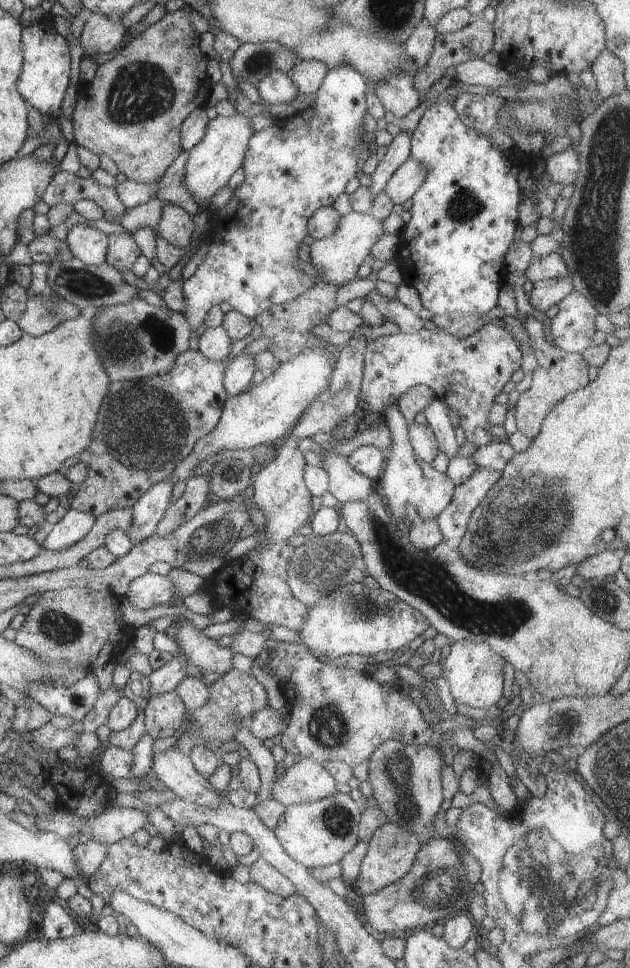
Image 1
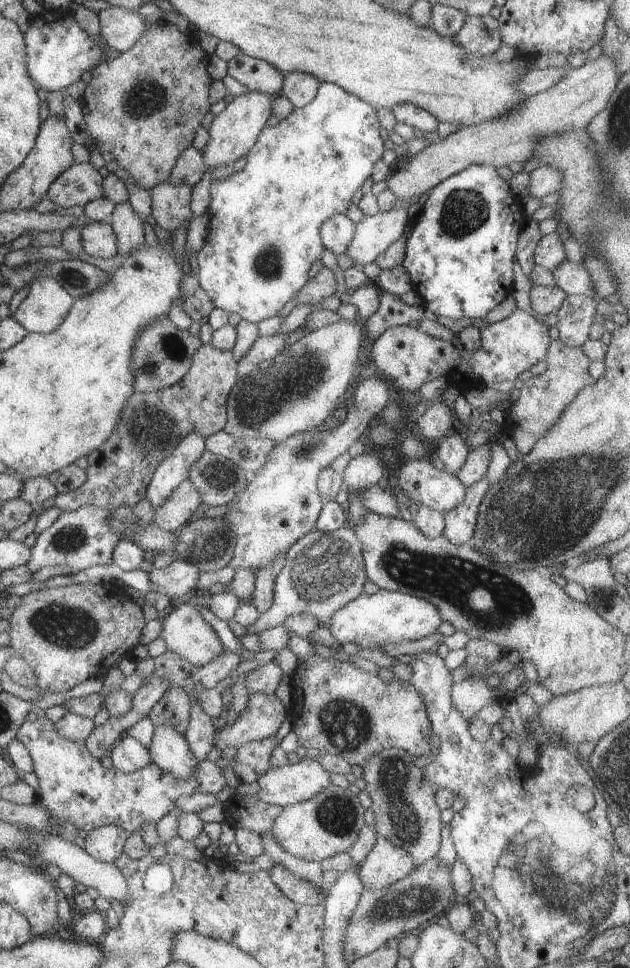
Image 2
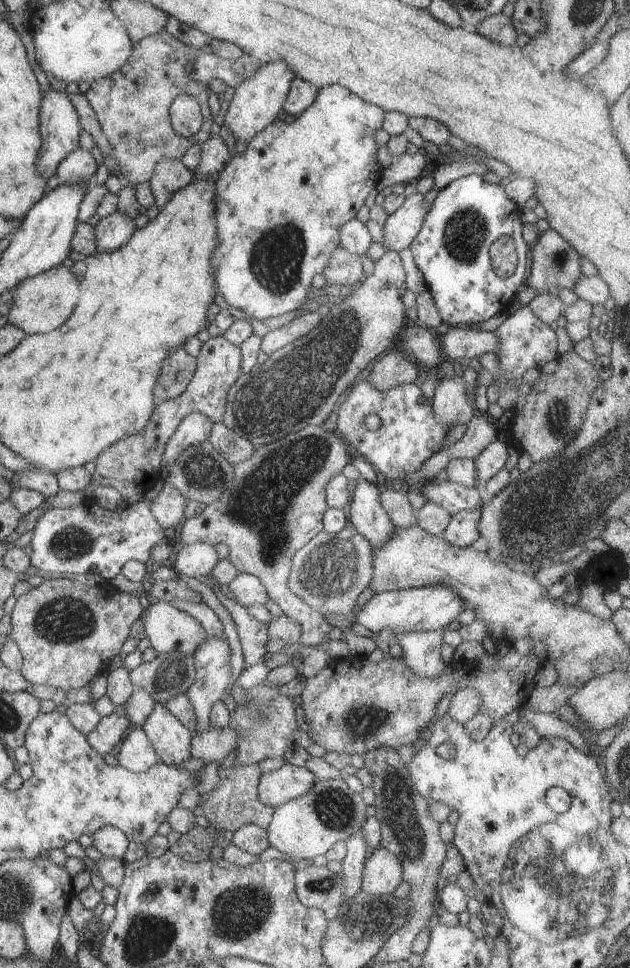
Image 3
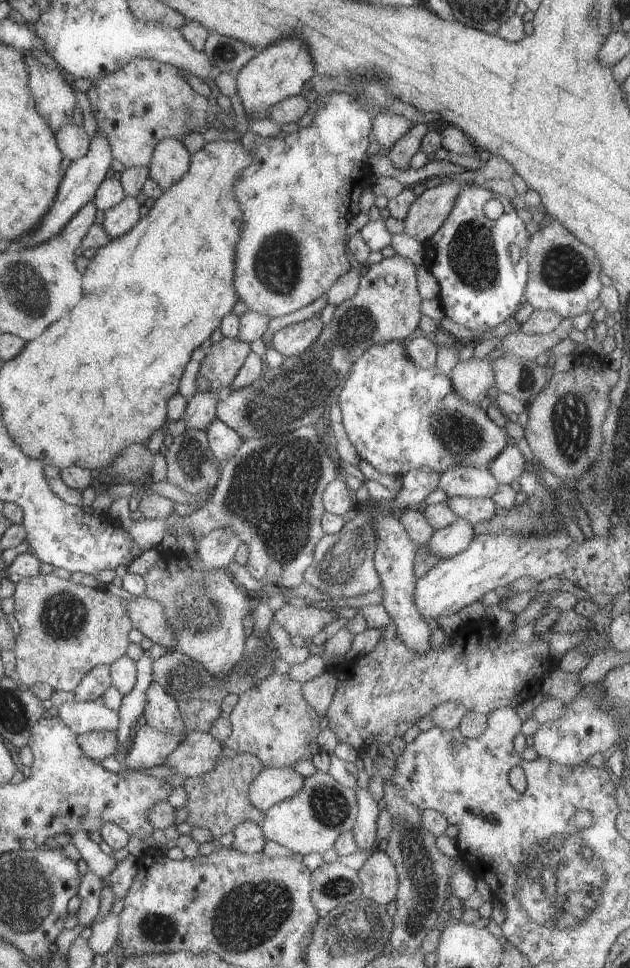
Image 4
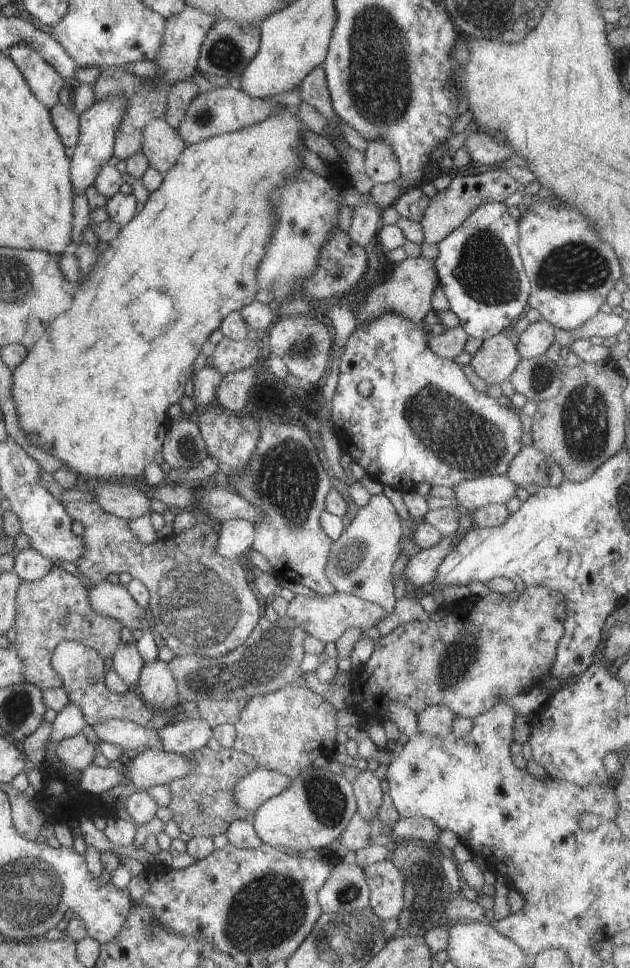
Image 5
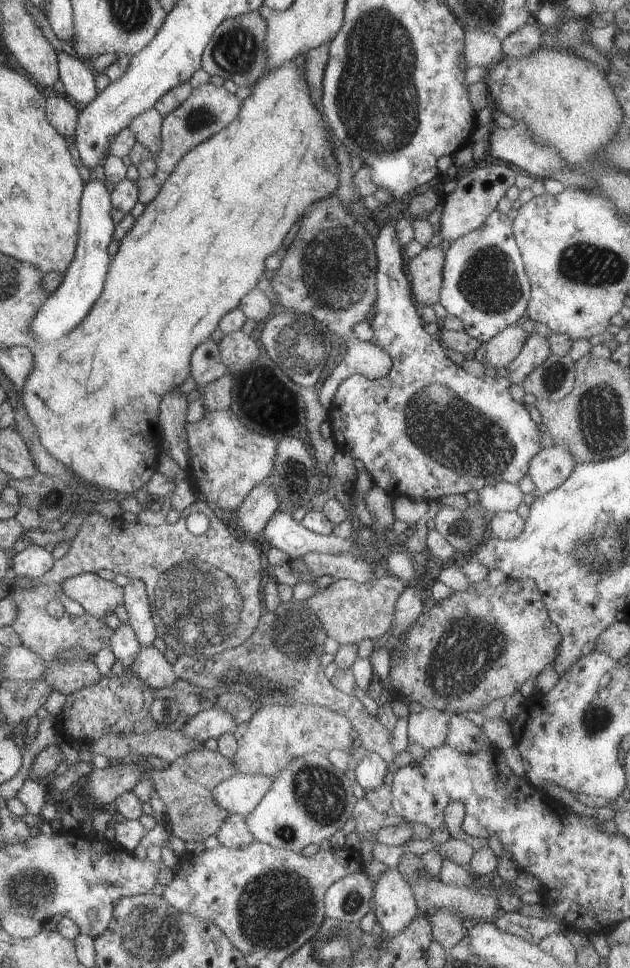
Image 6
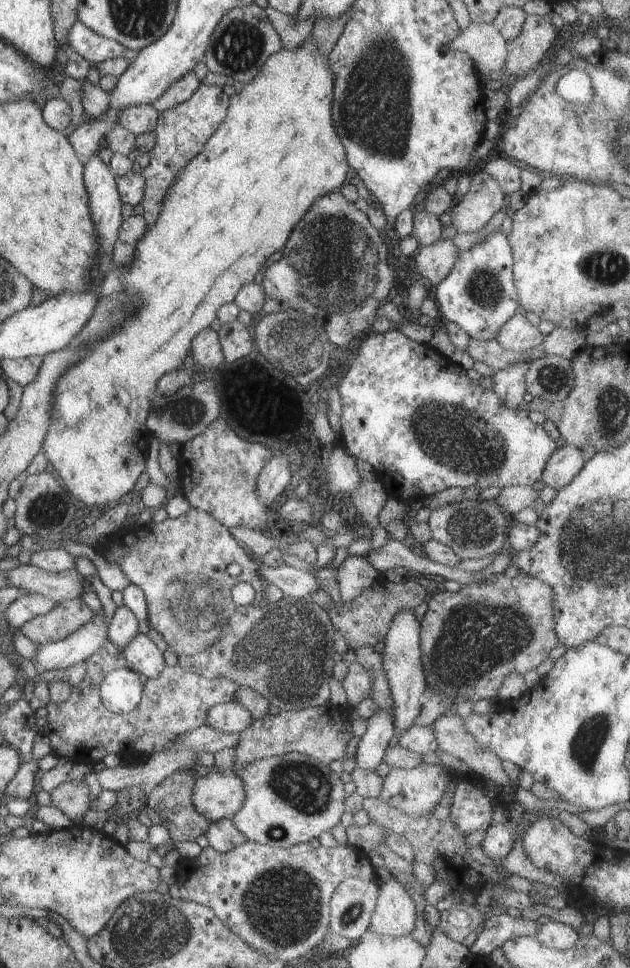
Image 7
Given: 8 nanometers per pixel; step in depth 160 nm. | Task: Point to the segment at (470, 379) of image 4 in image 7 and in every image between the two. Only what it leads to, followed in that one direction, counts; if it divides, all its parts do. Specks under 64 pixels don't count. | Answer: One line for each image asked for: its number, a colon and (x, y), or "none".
5: (496, 360)
6: (501, 350)
7: (518, 334)

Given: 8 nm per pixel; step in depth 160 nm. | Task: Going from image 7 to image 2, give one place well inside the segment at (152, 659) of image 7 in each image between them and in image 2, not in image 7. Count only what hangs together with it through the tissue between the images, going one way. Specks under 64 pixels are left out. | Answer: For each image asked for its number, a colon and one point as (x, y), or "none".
2: (169, 750)
3: (171, 740)
4: (161, 712)
5: (157, 688)
6: (150, 665)

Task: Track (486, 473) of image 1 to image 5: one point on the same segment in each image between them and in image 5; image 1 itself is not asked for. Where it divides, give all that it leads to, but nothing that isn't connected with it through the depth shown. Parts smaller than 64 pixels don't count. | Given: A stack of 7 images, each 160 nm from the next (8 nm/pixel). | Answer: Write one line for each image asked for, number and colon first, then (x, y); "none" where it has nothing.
2: (460, 522)
3: (462, 530)
4: (446, 543)
5: (421, 570)

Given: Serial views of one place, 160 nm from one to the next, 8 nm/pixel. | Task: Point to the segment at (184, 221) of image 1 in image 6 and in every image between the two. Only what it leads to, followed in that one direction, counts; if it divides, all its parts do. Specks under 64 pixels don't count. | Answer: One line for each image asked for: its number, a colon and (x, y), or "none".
2: (170, 204)
3: (170, 176)
4: (171, 160)
5: (162, 145)
6: (146, 127)

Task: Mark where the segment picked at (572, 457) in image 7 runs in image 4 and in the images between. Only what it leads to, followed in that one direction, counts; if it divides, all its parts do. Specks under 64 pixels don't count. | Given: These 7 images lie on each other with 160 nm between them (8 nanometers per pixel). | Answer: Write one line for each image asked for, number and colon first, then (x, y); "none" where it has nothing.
4: (509, 465)
5: (529, 466)
6: (549, 467)

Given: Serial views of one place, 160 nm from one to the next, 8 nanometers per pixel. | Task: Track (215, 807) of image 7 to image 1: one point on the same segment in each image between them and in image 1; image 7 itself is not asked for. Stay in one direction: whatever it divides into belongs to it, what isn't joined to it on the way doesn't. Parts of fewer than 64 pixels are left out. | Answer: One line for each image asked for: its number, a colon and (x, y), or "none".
1: (306, 781)
2: (290, 784)
3: (277, 787)
4: (273, 785)
5: (252, 791)
6: (240, 794)

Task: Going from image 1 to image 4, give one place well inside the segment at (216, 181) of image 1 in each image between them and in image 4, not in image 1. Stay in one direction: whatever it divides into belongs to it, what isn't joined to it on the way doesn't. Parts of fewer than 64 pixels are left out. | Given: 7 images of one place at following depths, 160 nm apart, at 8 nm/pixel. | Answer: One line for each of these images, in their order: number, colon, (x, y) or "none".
2: (233, 131)
3: (256, 103)
4: (283, 69)

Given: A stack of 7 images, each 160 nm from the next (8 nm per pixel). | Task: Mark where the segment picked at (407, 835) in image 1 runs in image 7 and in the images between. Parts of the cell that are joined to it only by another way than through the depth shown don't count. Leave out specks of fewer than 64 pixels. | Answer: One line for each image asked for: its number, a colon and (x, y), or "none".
2: (386, 863)
3: (383, 872)
4: (379, 878)
5: (386, 883)
6: (394, 899)
7: (395, 915)

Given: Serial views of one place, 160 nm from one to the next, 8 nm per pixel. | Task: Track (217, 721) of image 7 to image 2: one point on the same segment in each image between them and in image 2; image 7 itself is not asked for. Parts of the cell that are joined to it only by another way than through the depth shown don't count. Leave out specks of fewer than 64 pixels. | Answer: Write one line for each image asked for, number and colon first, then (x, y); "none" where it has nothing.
2: (127, 755)
3: (136, 754)
4: (150, 747)
5: (182, 736)
6: (211, 723)

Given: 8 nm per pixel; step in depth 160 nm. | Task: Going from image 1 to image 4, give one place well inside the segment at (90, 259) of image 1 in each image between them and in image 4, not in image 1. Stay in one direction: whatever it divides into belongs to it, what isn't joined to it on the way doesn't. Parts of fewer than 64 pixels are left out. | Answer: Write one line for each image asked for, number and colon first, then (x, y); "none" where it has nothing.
2: (99, 240)
3: (111, 232)
4: (120, 219)

